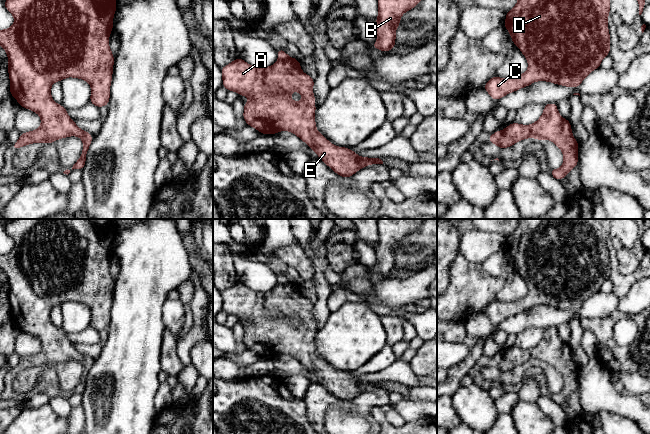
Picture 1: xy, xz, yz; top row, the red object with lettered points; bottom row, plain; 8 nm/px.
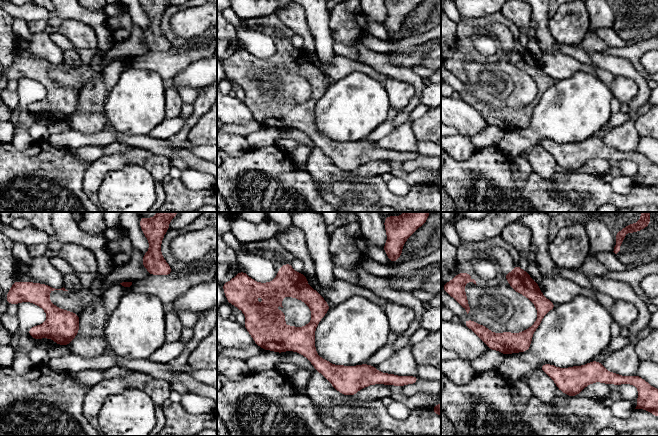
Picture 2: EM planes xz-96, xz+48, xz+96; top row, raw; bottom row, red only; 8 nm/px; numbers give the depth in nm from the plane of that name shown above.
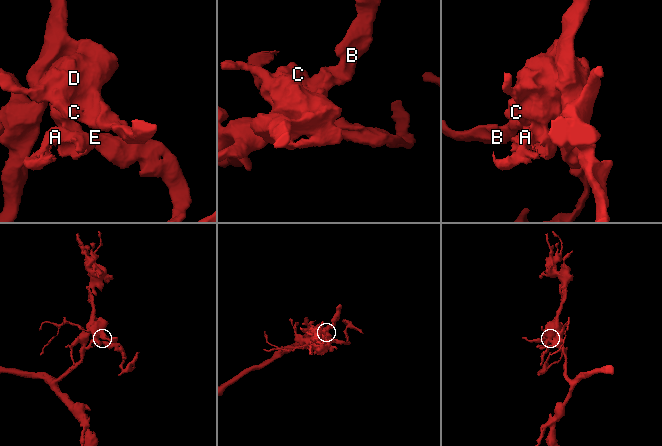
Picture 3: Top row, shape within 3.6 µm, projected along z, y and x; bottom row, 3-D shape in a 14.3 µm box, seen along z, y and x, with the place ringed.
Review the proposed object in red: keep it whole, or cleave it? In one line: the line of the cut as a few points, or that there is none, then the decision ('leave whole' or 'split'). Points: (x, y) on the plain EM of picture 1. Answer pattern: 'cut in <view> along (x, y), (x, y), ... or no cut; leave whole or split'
no cut; leave whole

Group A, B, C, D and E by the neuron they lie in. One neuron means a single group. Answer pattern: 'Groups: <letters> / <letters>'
Groups: A B C D E

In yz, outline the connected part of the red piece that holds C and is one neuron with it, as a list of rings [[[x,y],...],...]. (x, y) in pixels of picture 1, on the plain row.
[[[519,219],[514,232],[506,237],[504,251],[509,255],[512,267],[516,268],[527,283],[528,293],[525,297],[511,302],[493,300],[483,312],[493,324],[499,324],[536,305],[579,311],[610,277],[611,263],[607,249],[610,224],[610,219]]]

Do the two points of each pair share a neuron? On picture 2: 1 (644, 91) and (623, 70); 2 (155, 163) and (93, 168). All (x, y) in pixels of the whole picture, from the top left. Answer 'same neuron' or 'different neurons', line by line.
1: same neuron
2: same neuron

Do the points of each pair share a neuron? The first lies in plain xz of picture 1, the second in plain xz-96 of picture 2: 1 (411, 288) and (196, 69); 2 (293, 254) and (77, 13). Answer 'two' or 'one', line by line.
1: two
2: two

